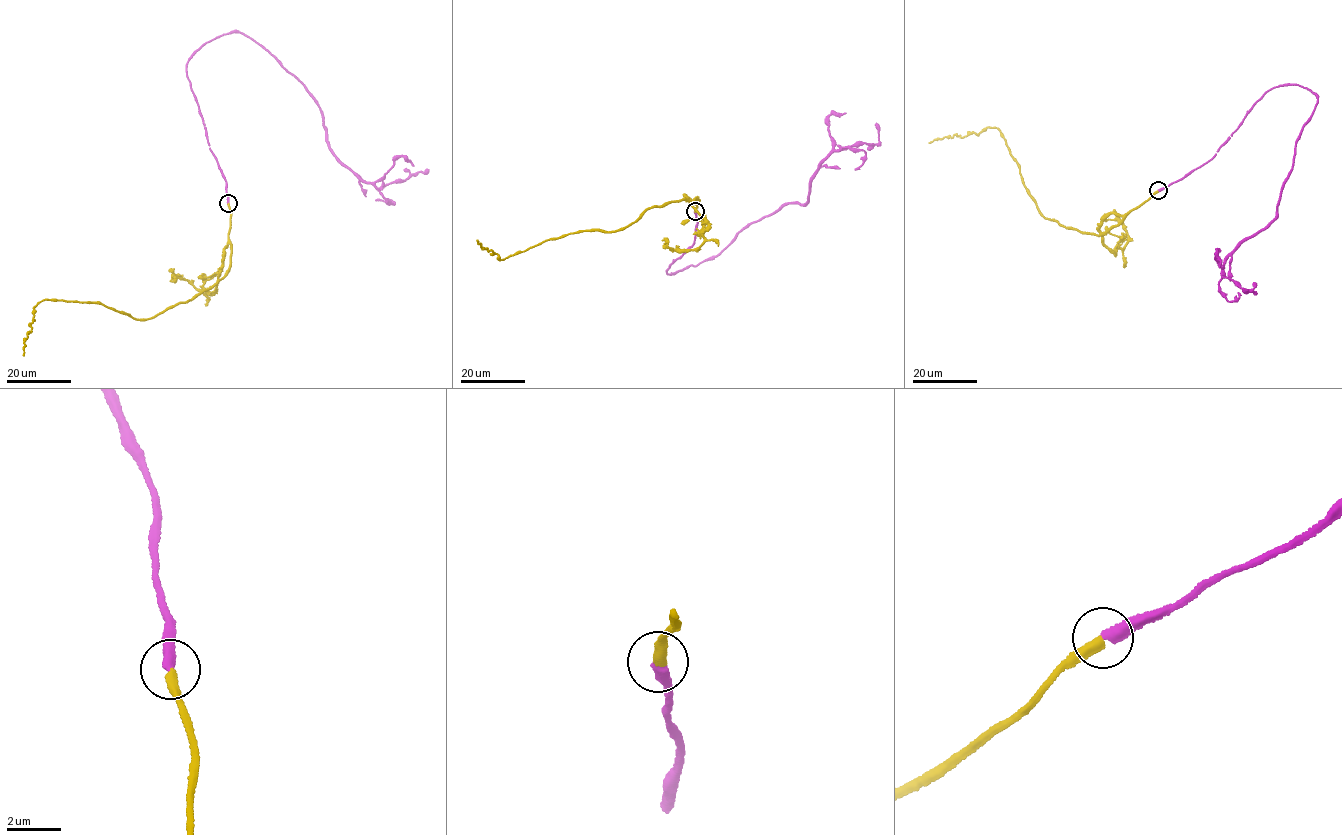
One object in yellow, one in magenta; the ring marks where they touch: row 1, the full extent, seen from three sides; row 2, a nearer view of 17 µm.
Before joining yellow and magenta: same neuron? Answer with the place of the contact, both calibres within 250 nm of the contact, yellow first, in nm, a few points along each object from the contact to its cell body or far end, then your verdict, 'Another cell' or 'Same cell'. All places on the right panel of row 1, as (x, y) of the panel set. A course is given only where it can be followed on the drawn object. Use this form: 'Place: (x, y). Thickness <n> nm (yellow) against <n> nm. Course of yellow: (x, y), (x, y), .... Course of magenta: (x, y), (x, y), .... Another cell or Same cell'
Place: (1158, 190). Thickness 380 nm (yellow) against 400 nm. Course of yellow: (1157, 191), (1121, 222), (1098, 235), (1082, 232), (1039, 213), (997, 128), (928, 142). Course of magenta: (1157, 191), (1211, 159), (1268, 91), (1318, 96), (1276, 216), (1226, 256), (1223, 275), (1254, 293), (1242, 289). Same cell

